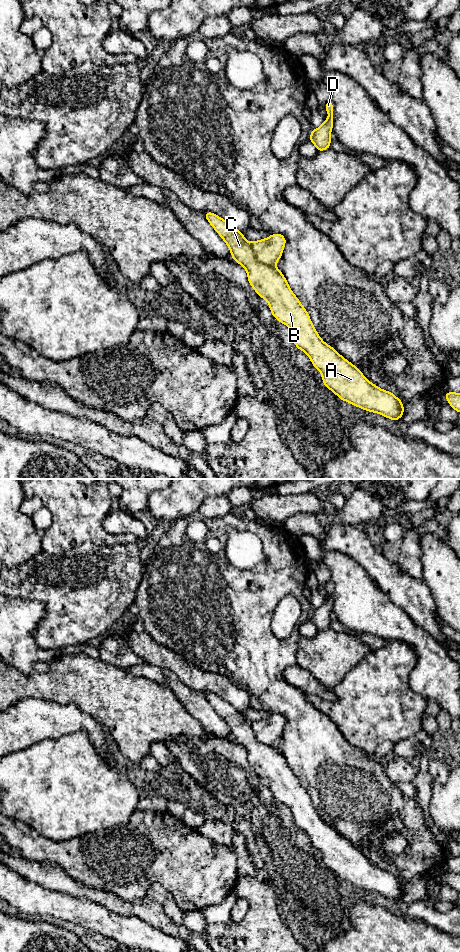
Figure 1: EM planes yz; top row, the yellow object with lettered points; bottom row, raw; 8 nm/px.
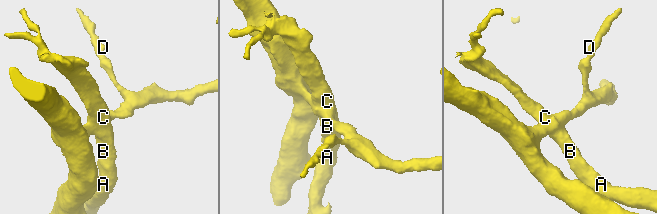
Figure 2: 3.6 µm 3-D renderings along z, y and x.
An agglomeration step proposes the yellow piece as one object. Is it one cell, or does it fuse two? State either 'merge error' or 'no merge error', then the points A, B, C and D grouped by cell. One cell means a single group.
merge error; groups A B C / D

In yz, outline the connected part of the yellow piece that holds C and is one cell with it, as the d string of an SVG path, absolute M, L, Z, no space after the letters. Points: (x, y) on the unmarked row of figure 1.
M206 692L204 696L228 725L233 740L245 748L250 765L260 777L268 782L273 797L290 807L294 824L309 836L313 846L320 851L324 865L341 880L347 881L356 887L381 894L394 901L401 899L404 885L401 883L400 878L395 877L392 872L382 870L372 864L357 847L321 819L310 800L308 792L291 771L287 760L282 752L277 749L276 745L267 746L260 744L250 723L228 701L212 692Z

